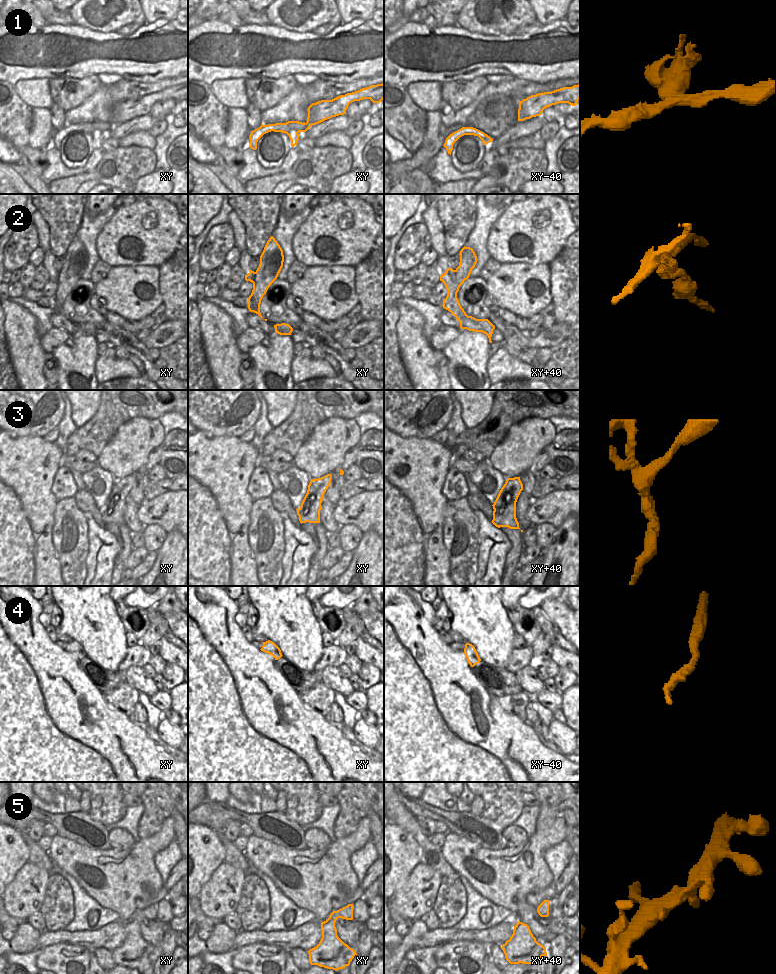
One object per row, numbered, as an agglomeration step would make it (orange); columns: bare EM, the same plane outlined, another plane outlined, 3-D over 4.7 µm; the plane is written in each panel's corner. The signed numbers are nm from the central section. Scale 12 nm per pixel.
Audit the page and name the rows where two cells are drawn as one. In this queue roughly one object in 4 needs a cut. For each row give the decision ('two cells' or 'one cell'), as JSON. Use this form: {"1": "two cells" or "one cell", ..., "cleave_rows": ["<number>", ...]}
{"1": "one cell", "2": "two cells", "3": "two cells", "4": "one cell", "5": "one cell", "cleave_rows": ["2", "3"]}

